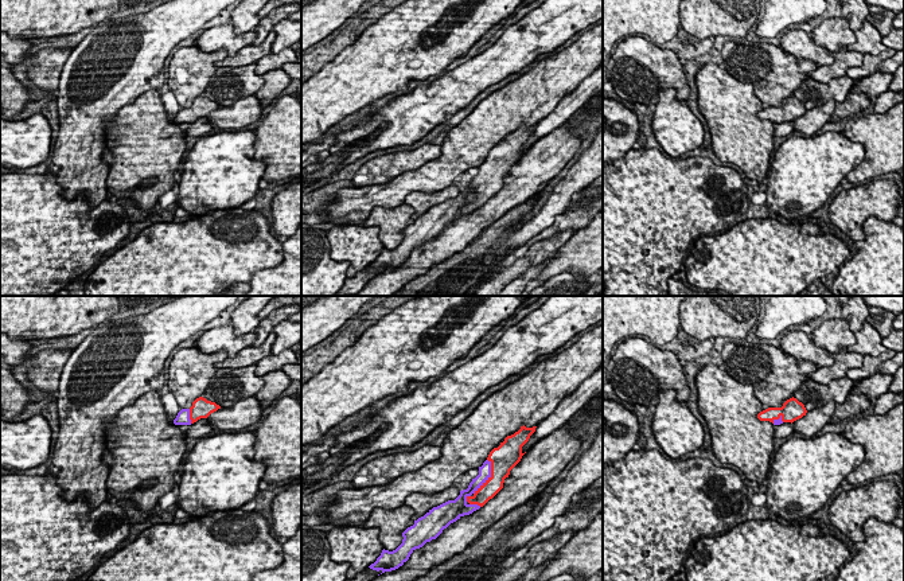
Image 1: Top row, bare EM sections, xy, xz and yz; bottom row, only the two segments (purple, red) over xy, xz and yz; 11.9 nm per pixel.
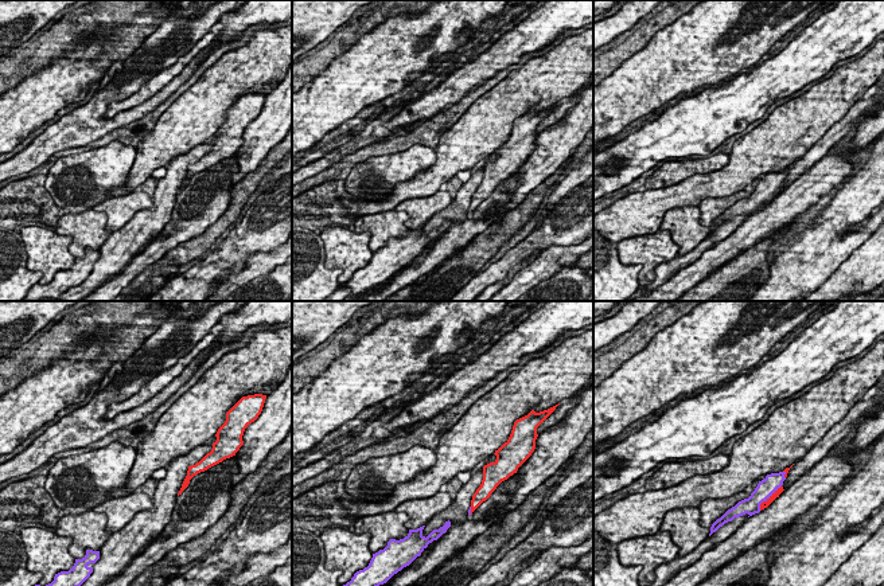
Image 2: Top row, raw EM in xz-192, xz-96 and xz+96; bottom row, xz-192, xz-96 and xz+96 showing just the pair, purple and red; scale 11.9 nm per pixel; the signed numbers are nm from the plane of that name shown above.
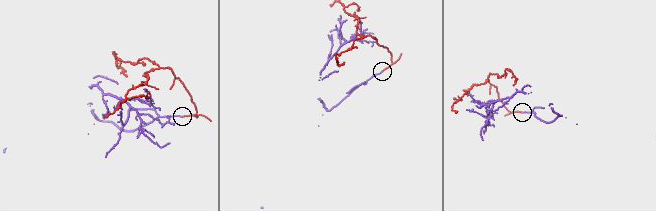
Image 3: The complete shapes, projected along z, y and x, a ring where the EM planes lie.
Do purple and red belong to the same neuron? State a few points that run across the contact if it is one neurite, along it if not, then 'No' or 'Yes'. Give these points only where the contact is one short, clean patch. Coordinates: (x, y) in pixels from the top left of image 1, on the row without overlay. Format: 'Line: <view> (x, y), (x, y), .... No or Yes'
Yes

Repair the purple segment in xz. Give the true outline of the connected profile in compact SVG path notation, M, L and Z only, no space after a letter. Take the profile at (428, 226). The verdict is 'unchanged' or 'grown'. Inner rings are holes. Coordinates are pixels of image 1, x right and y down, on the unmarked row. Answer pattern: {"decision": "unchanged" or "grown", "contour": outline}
{"decision": "grown", "contour": "M523 124L518 130L507 134L498 147L490 151L487 159L479 165L479 173L472 178L467 188L460 190L455 199L433 206L414 219L414 223L402 231L402 242L393 250L383 247L369 266L382 272L398 268L416 247L436 238L451 222L483 206L503 187L504 178L521 160L525 153L522 145L529 140L535 126Z"}

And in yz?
{"decision": "grown", "contour": "M796 97L787 98L782 106L768 106L757 113L760 120L769 120L774 124L780 124L783 121L794 121L803 114L807 109L802 101Z"}

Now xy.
{"decision": "grown", "contour": "M203 95L196 97L190 108L182 108L176 117L175 124L191 124L200 117L207 117L211 112L221 108L215 101L207 100Z"}

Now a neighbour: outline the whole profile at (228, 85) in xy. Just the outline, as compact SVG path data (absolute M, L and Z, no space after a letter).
M223 66L217 69L202 95L221 106L230 106L243 97L256 95L262 85L262 75L249 67Z

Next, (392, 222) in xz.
M405 203L390 208L374 207L363 226L378 226L379 241L385 249L393 250L402 242L402 231L414 223L413 214L414 208Z

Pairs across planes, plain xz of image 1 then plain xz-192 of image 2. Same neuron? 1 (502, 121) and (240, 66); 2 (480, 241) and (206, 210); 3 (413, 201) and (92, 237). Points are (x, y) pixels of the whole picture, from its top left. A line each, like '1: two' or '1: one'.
1: one
2: two
3: two

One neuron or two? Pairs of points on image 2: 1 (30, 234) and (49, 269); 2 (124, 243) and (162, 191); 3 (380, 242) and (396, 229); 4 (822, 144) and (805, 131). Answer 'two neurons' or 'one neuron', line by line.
1: one neuron
2: one neuron
3: one neuron
4: two neurons

